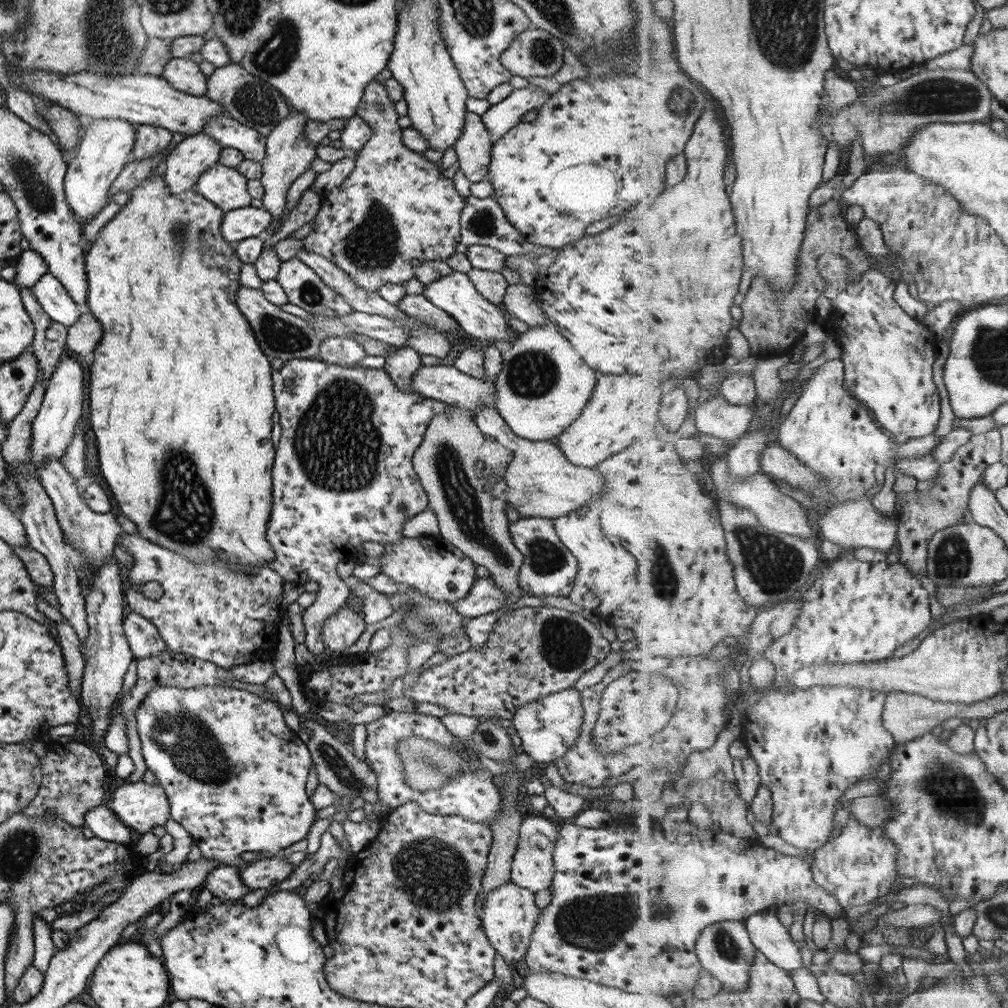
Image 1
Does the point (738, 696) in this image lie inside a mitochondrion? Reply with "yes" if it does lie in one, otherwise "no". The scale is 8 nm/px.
no

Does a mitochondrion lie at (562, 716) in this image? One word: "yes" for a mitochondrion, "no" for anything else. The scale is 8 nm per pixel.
no

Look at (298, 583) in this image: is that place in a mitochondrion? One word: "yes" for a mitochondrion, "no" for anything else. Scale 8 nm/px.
no

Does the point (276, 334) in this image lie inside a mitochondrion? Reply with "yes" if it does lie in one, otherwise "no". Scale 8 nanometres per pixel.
yes

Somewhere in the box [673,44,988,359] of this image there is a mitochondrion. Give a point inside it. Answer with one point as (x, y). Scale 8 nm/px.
(938, 95)

